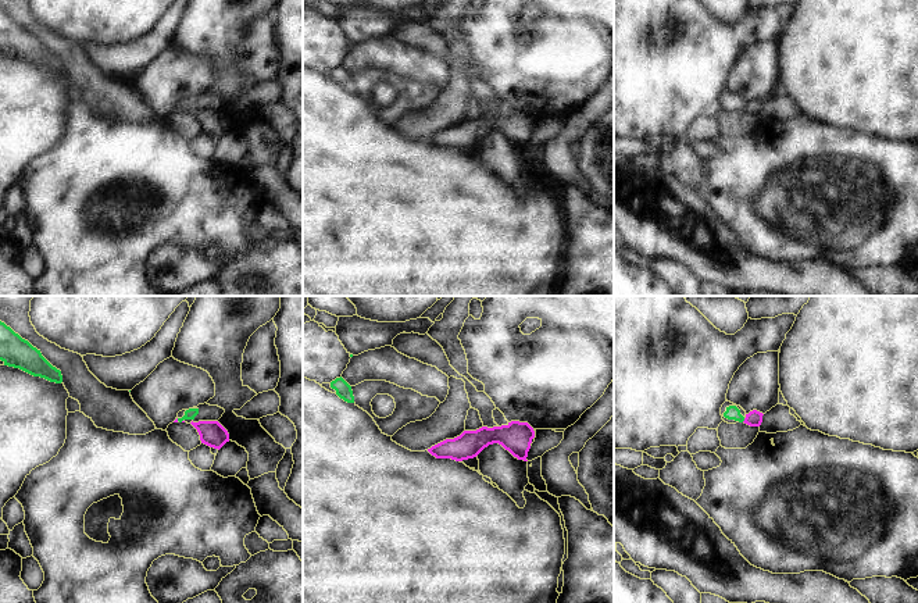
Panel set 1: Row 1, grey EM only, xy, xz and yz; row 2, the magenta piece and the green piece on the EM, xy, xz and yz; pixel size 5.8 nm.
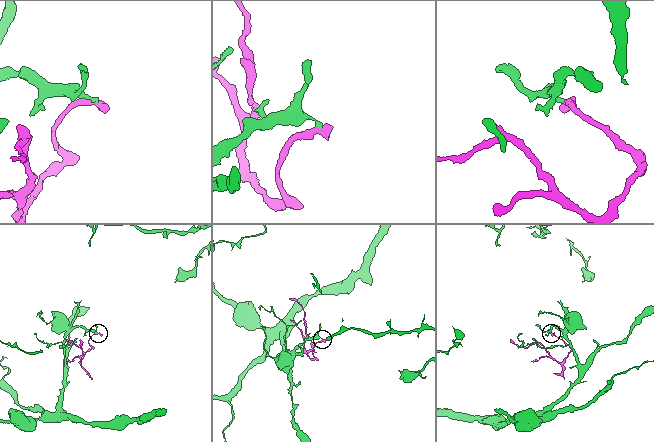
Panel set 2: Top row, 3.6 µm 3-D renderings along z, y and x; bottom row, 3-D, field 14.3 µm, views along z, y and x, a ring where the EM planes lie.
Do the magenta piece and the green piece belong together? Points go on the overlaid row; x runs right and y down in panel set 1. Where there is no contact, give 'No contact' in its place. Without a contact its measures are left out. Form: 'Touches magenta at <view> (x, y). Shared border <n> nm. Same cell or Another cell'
Touches magenta at yz (745, 420). Shared border 30 nm. Another cell.

